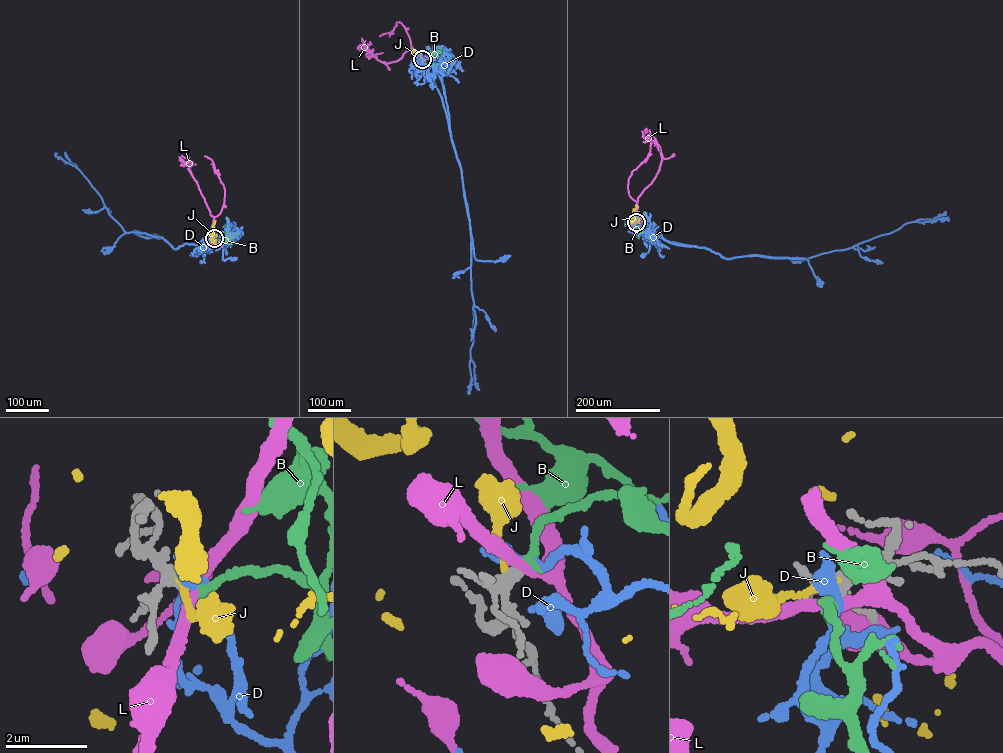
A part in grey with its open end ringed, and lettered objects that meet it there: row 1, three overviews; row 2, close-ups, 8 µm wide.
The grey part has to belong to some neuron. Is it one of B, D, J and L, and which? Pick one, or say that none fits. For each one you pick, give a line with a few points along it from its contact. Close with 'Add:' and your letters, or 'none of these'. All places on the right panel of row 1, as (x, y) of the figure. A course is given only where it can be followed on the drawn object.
B: course (636, 222), (638, 231), (645, 226), (644, 212)
Add: B

